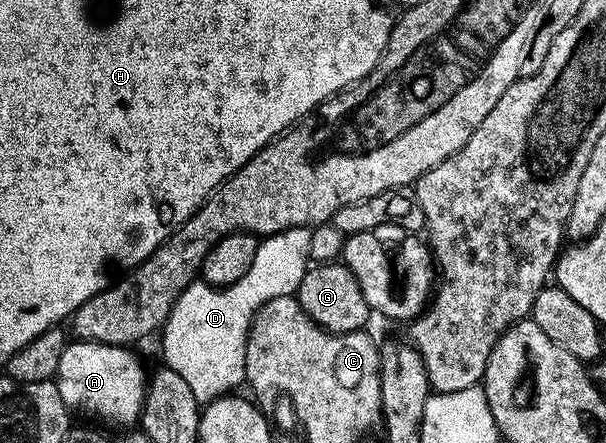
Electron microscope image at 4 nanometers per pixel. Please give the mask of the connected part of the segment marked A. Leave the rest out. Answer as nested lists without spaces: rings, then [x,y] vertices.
[[[67,342],[64,353],[60,353],[56,376],[58,392],[66,408],[106,423],[137,424],[146,396],[148,371],[130,351],[133,350],[129,346],[113,347],[110,343]]]

